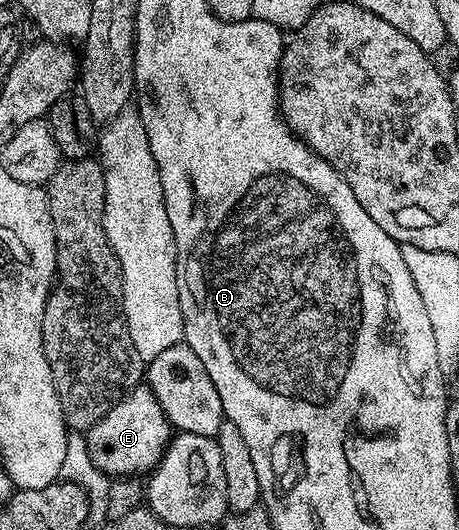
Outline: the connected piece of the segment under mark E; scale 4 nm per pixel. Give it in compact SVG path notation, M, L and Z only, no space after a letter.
M139 383L106 412L104 419L85 430L85 434L92 463L113 479L149 474L170 443L172 426L150 386Z

